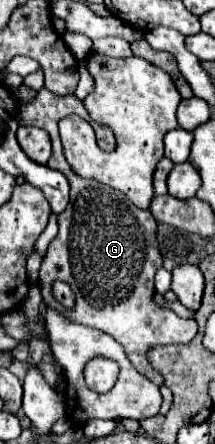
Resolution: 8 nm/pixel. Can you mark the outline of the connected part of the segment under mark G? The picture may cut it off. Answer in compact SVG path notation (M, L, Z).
M40 89L36 101L30 105L20 105L16 113L16 121L20 125L34 125L50 133L54 153L48 161L48 167L62 171L70 183L70 203L66 211L58 215L58 235L48 245L48 253L40 267L42 301L48 309L56 309L58 305L50 291L52 281L68 281L76 295L76 307L74 311L64 309L64 317L74 323L88 325L112 335L124 347L124 353L136 367L136 371L158 383L158 373L150 369L150 363L146 361L146 351L154 345L188 343L194 339L198 325L196 319L178 317L174 311L160 309L152 301L152 295L156 291L154 273L158 267L162 267L162 255L156 243L156 221L152 213L132 205L124 193L76 177L70 165L66 163L56 119L62 119L72 113L90 123L90 115L86 113L80 99L76 99L74 95L54 97L46 89Z

